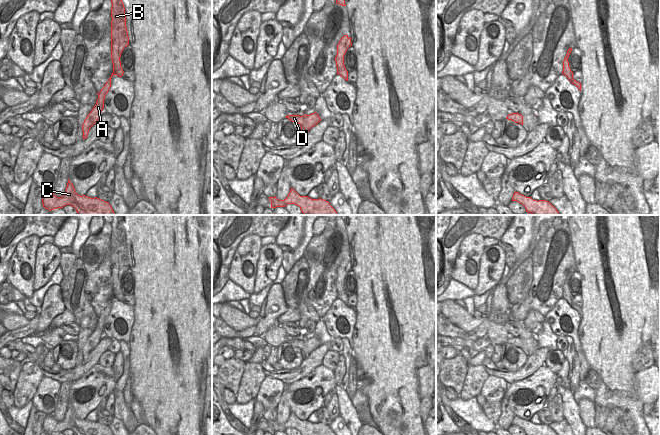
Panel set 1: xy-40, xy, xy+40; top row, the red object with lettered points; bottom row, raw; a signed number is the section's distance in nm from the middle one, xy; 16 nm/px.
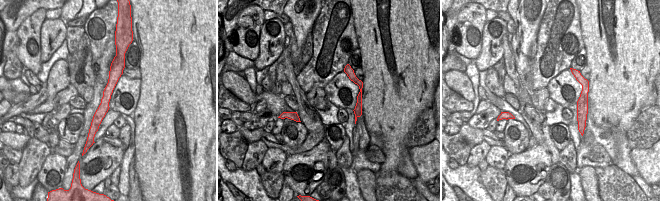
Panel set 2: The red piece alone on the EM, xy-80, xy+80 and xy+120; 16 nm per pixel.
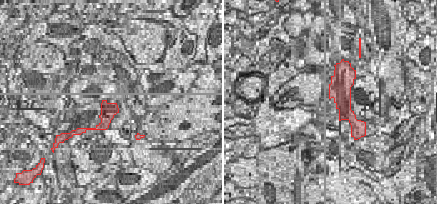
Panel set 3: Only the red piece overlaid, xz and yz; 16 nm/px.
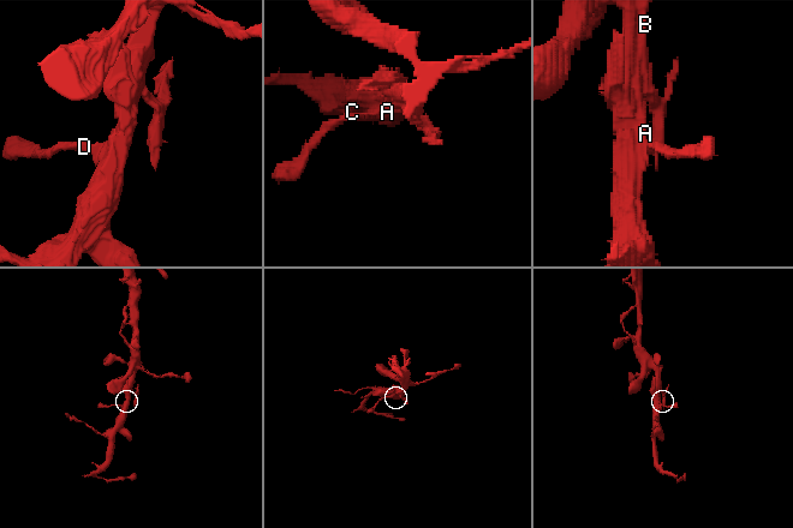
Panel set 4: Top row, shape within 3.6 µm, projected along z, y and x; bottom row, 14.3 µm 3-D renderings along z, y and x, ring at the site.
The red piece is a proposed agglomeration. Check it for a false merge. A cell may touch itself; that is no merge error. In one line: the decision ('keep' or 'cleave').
keep

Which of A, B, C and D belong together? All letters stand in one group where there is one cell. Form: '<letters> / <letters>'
A B C D

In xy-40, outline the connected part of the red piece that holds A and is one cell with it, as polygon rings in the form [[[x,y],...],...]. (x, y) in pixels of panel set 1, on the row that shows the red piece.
[[[111,0],[111,3],[112,3],[112,7],[111,7],[111,18],[112,18],[112,21],[111,21],[111,58],[112,58],[112,64],[113,64],[113,73],[112,73],[111,77],[109,78],[109,80],[108,80],[108,81],[106,82],[106,84],[104,85],[104,87],[101,89],[101,91],[100,91],[99,93],[97,93],[97,94],[98,94],[98,99],[97,99],[97,101],[96,101],[96,104],[95,104],[95,106],[93,107],[93,109],[91,110],[91,112],[87,115],[86,119],[84,120],[84,123],[83,123],[83,125],[82,125],[83,139],[86,139],[86,138],[87,138],[87,135],[88,135],[88,132],[89,132],[90,128],[98,121],[98,119],[99,119],[100,116],[101,116],[101,112],[102,112],[102,110],[104,109],[104,99],[105,99],[105,96],[106,96],[106,94],[108,93],[108,91],[109,91],[109,89],[110,89],[110,87],[111,87],[111,78],[112,78],[112,76],[113,76],[113,75],[117,75],[117,76],[119,76],[119,77],[122,77],[122,76],[123,76],[123,73],[124,73],[124,71],[123,71],[123,69],[122,69],[122,67],[121,67],[120,57],[121,57],[121,53],[122,53],[122,51],[124,50],[124,48],[127,47],[127,46],[129,45],[129,37],[128,37],[128,32],[127,32],[127,27],[126,27],[125,7],[124,7],[124,4],[123,4],[122,0]]]

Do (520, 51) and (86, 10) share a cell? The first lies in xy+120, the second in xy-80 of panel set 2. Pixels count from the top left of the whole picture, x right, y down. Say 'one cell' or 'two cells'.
two cells

